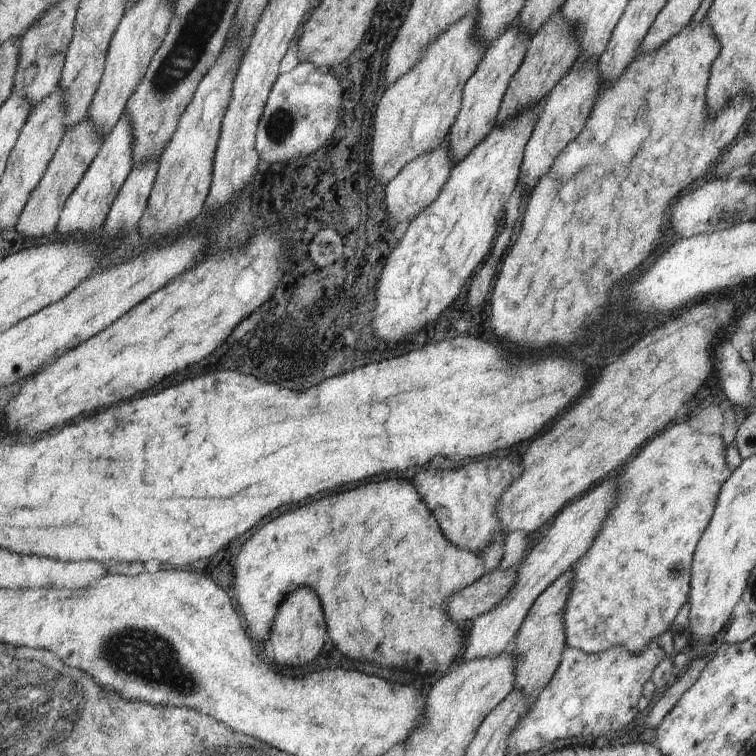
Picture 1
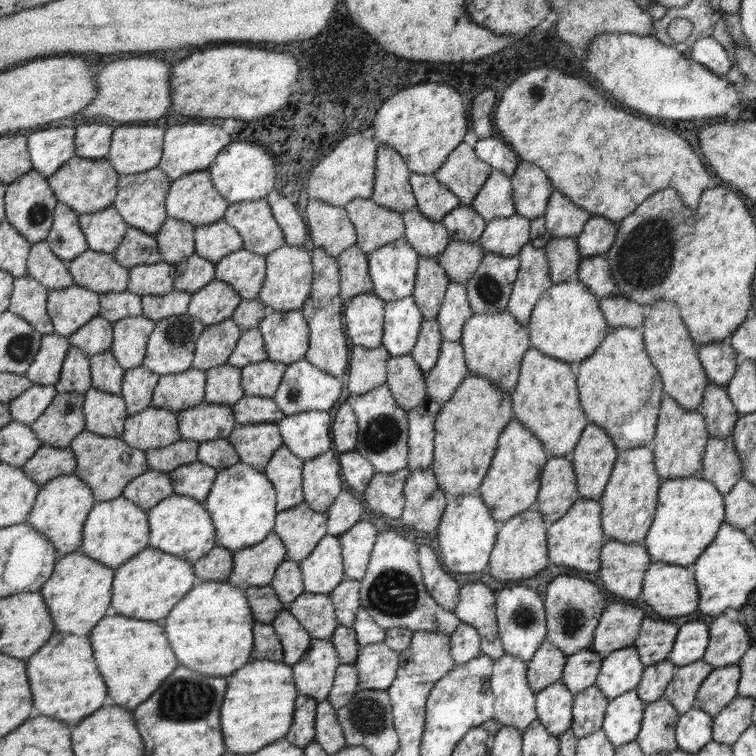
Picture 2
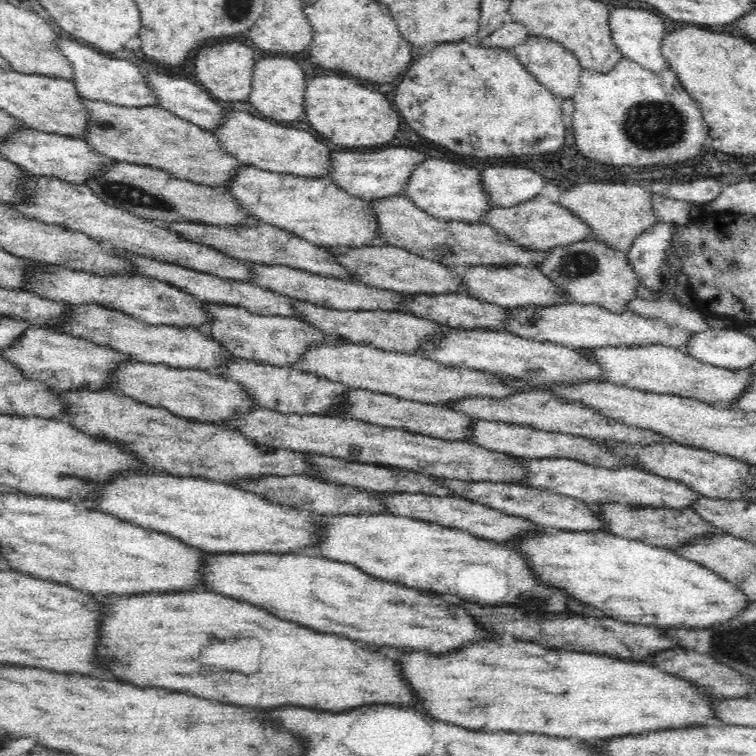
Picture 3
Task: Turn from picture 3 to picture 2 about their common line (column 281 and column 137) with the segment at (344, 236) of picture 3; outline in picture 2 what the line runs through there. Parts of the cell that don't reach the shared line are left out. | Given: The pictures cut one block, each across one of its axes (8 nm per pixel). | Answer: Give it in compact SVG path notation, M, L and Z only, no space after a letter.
M161 167L146 170L145 173L120 175L118 196L113 206L119 209L119 213L123 215L123 219L129 223L129 226L137 227L155 235L162 229L168 218L166 200L172 182L171 177Z

